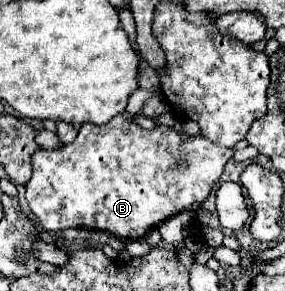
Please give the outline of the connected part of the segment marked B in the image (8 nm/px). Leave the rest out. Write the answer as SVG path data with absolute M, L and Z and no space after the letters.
M138 88L130 96L126 112L118 114L108 124L98 126L86 122L80 126L74 142L54 150L40 148L32 154L34 174L26 184L26 202L44 230L58 234L66 228L90 228L114 234L118 238L138 240L150 234L150 230L154 230L164 220L202 204L210 196L216 180L224 172L226 158L232 158L232 150L210 142L202 134L188 136L182 132L180 136L180 132L170 126L144 130L134 120L142 114L144 100L150 96L152 92Z

